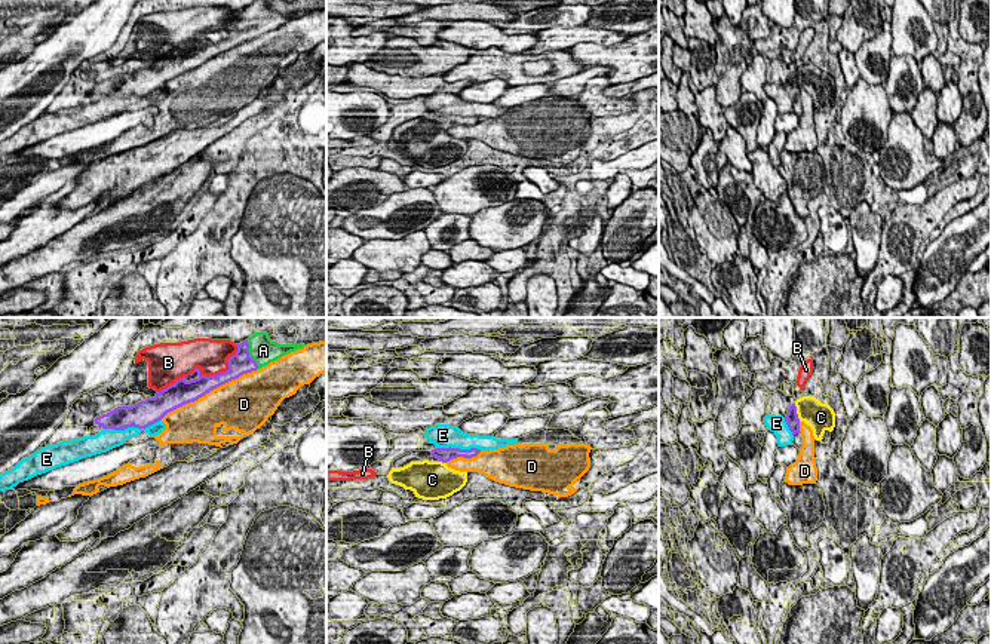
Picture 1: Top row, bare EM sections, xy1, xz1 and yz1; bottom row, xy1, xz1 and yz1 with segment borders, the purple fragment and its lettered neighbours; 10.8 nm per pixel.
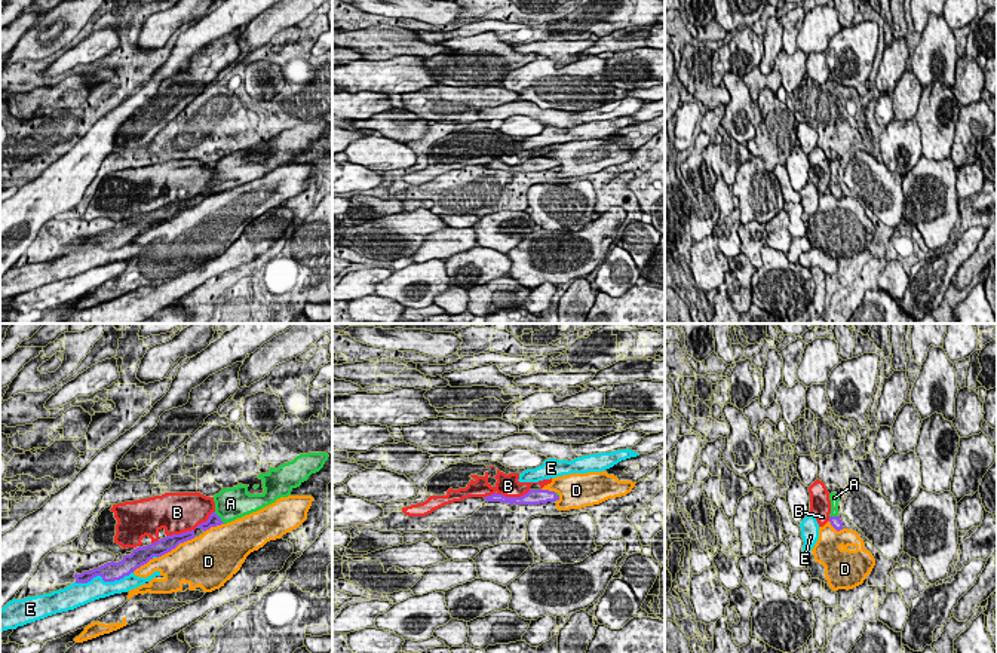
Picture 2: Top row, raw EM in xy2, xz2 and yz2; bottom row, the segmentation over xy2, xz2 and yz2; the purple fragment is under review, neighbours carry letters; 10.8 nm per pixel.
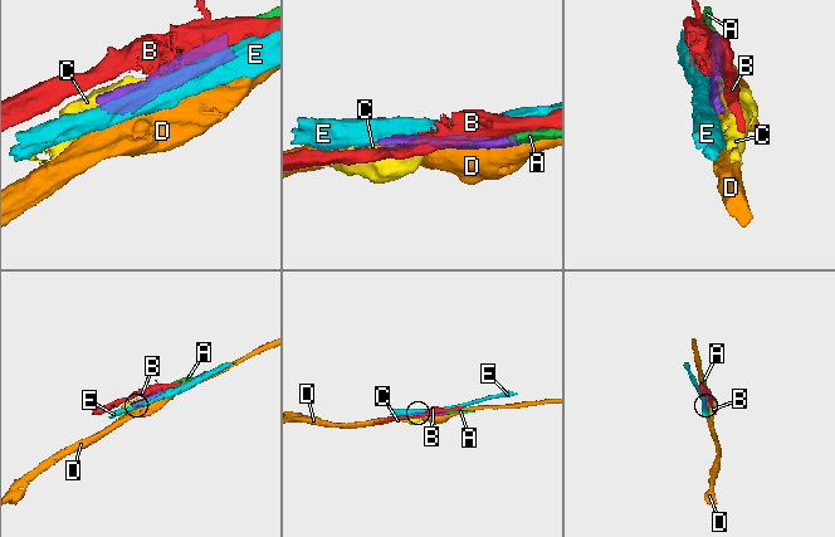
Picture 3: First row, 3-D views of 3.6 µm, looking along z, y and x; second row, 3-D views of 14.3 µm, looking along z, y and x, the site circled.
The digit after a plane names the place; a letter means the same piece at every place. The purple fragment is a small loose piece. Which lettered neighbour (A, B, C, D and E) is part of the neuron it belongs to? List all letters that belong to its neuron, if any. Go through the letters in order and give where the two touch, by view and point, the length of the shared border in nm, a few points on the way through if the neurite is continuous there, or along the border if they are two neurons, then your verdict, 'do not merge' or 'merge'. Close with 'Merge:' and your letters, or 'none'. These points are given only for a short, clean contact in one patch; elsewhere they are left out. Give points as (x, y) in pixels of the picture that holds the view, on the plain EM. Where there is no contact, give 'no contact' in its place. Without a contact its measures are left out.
A: contact xy1 (248, 22); length 360 nm; way xy1 (239, 31), (248, 22), (263, 18); merge
B: contact xy1 (220, 40); length 650 nm; do not merge
C: contact yz1 (795, 80); length 200 nm; merge
D: contact xy1 (208, 60); length 1200 nm; do not merge
E: contact xy2 (103, 247); length 650 nm; do not merge
Merge: A, C

